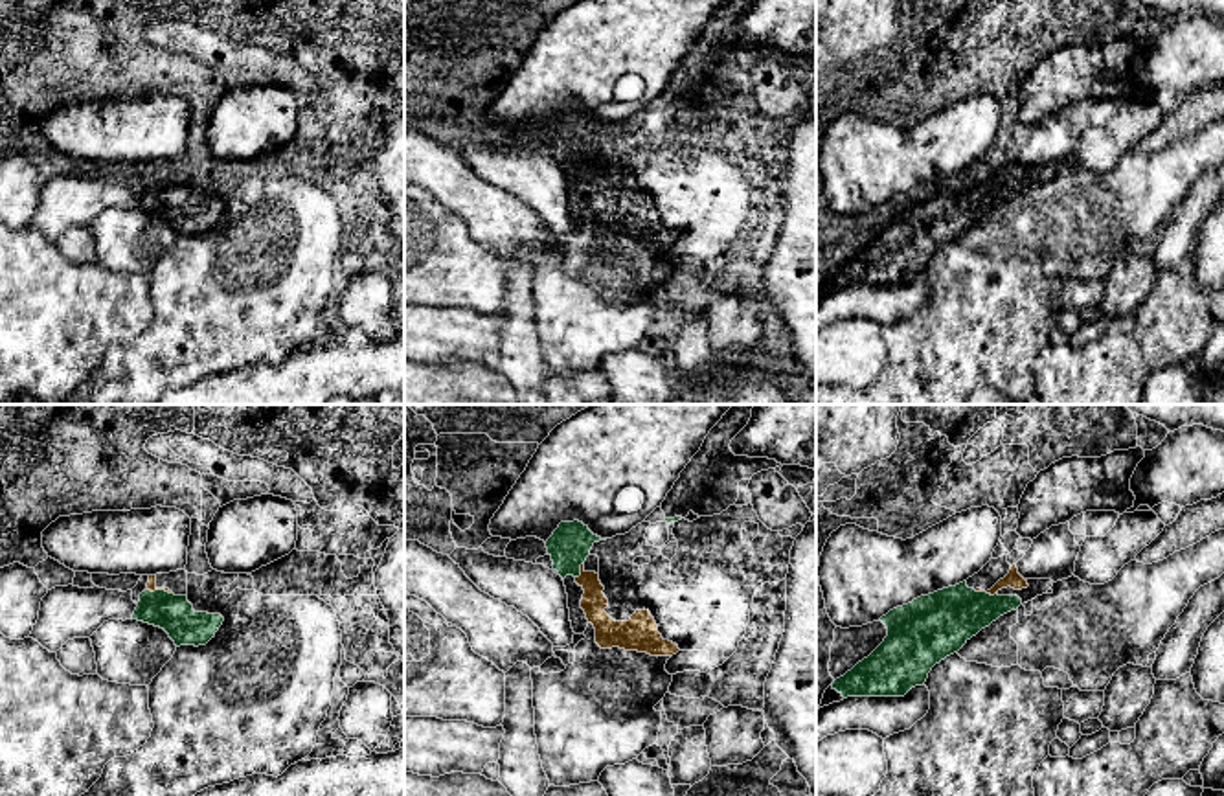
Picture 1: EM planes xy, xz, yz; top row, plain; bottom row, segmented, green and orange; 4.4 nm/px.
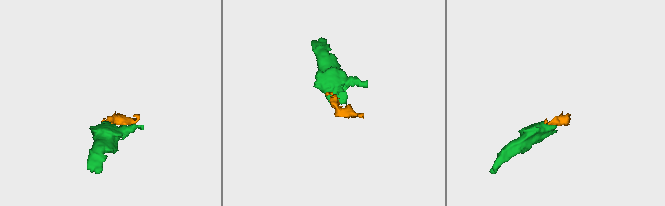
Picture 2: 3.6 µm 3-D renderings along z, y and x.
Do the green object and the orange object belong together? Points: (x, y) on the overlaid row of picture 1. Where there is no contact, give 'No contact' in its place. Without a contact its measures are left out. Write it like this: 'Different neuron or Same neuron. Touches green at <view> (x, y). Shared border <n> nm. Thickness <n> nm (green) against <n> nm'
Same neuron. Touches green at yz (986, 592). Shared border 110 nm. Thickness 280 nm (green) against 70 nm

